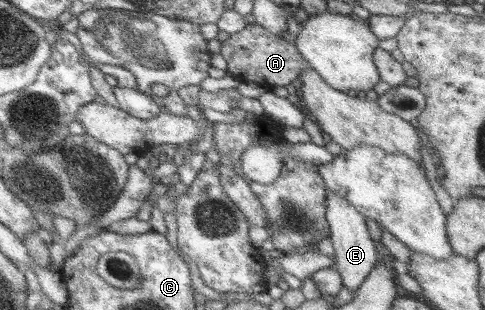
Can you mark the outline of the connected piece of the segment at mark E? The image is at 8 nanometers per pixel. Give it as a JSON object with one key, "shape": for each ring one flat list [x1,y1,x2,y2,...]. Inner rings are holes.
{"shape":[[327,190,325,217,335,254,334,267,341,276,342,286,355,293,379,261,376,244,368,233,364,216,360,215,345,198,329,190]]}

